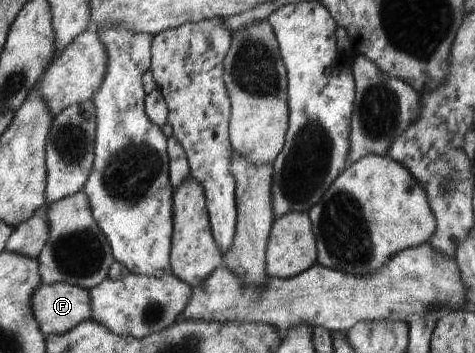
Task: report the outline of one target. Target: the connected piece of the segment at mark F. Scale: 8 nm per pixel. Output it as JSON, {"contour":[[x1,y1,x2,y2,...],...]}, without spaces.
{"contour":[[41,282,30,304,45,336,67,333,92,314,88,290,73,284]]}

